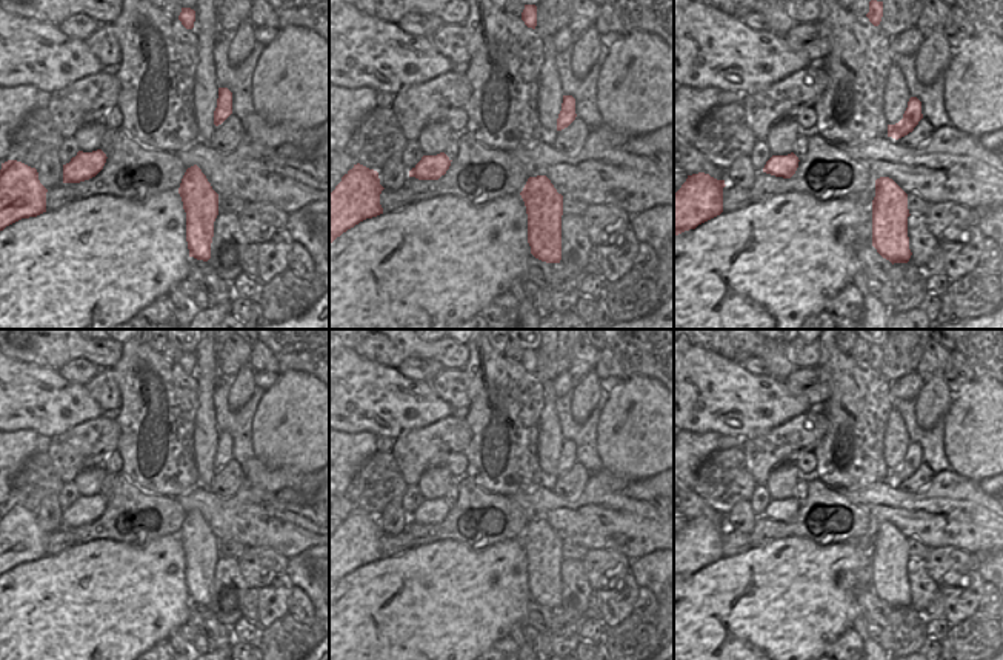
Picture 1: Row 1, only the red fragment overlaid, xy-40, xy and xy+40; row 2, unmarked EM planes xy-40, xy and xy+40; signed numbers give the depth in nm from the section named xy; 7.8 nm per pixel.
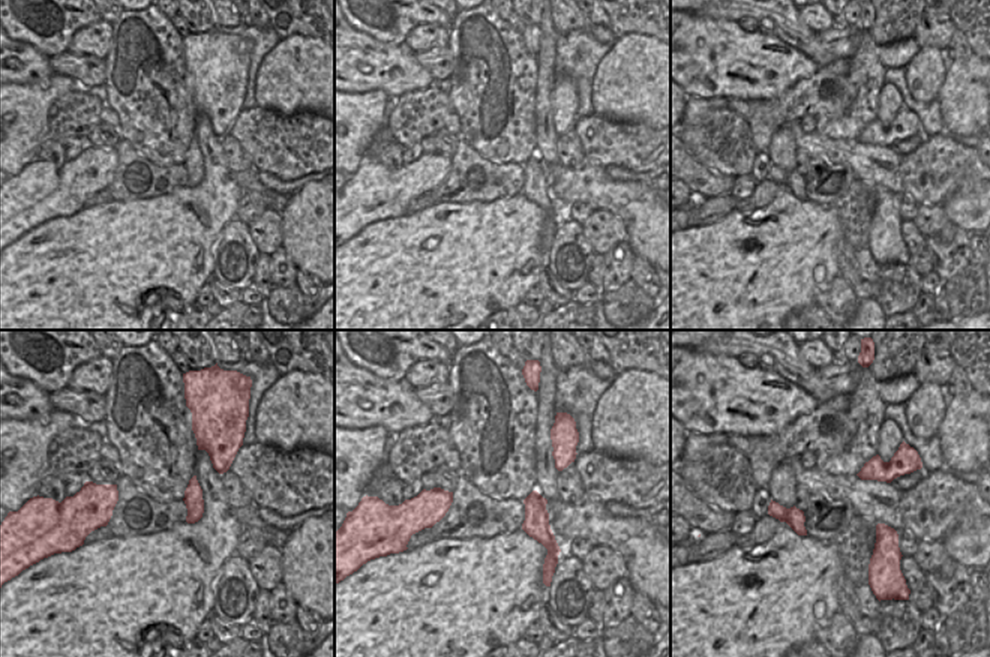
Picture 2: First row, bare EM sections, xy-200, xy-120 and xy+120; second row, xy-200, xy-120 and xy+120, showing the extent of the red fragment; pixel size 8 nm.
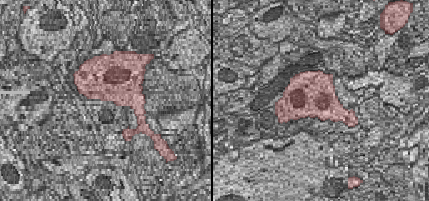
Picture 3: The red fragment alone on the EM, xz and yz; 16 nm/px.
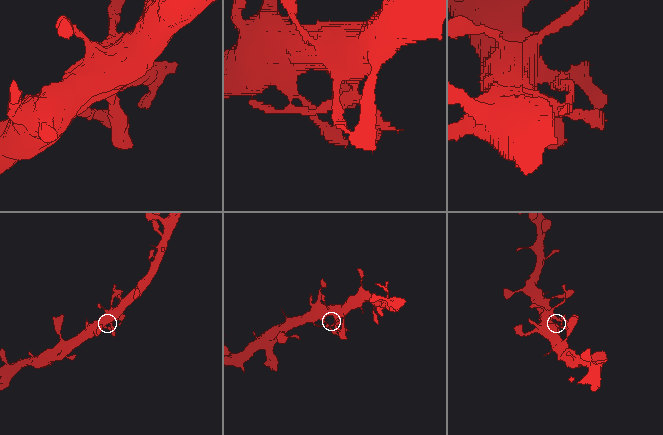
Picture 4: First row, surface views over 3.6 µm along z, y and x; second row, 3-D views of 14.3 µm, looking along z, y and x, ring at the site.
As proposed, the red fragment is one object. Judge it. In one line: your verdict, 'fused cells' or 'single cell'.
single cell

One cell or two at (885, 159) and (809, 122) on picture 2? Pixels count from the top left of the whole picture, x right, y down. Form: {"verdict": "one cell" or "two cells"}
{"verdict": "two cells"}

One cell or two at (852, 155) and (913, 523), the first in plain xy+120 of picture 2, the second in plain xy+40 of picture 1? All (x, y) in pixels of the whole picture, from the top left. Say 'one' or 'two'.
one

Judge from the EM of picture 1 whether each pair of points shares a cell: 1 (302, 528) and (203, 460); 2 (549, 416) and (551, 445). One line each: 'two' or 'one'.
1: two
2: one

